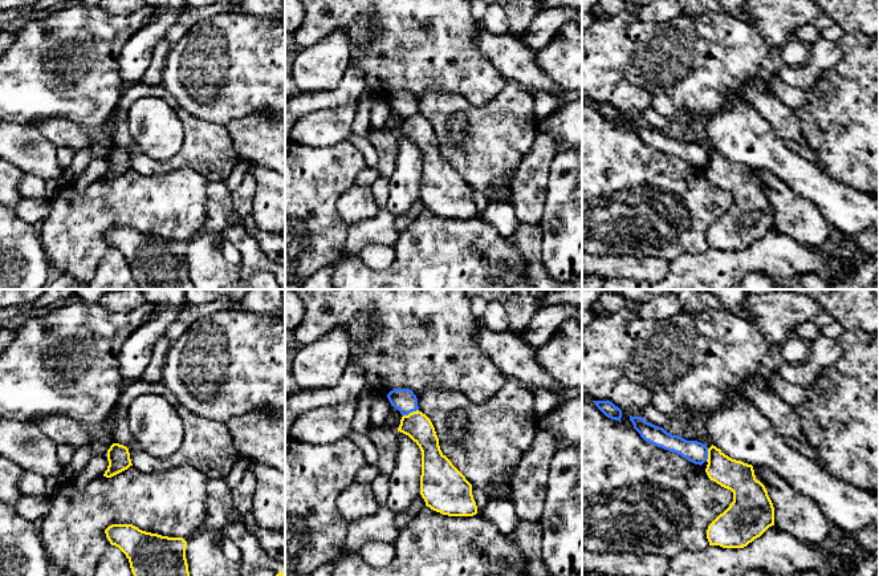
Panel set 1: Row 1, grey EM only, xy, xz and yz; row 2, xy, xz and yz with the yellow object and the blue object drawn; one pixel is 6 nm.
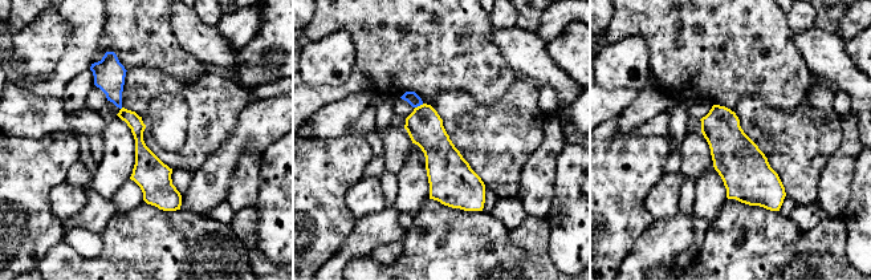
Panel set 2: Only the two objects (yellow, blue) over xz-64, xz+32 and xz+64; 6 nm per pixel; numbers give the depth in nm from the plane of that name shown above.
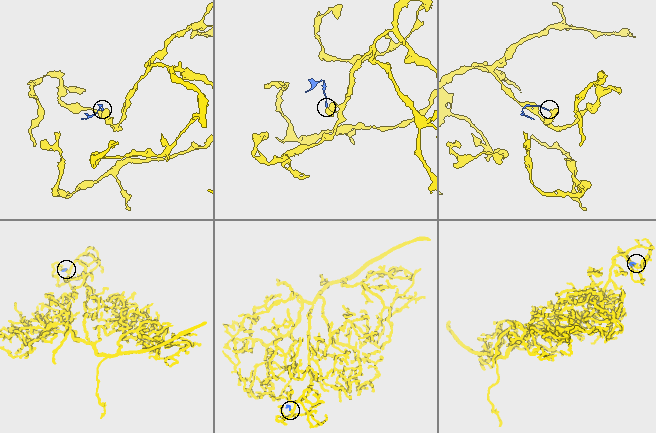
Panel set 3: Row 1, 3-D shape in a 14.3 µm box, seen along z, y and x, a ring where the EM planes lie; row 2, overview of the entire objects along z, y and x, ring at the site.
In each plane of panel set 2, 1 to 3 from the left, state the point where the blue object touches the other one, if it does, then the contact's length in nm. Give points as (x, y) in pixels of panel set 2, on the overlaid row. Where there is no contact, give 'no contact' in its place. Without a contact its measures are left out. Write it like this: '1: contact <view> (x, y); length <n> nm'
1: no contact
2: contact xz+32 (420, 105); length 60 nm
3: no contact

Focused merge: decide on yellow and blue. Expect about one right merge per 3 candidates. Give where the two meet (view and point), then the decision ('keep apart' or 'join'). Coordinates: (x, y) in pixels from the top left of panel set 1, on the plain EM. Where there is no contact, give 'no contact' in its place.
contact xz (410, 116); keep apart

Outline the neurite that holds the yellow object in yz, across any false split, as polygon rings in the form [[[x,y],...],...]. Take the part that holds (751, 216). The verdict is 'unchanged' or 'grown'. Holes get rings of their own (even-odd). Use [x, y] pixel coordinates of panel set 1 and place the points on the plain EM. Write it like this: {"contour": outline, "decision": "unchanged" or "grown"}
{"contour": [[[713,147],[708,151],[707,165],[705,175],[708,180],[733,195],[733,204],[729,210],[708,228],[707,242],[709,248],[744,251],[774,228],[773,206],[765,188],[756,182],[752,167],[729,161]]], "decision": "unchanged"}

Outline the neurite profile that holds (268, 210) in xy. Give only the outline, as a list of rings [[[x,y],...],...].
[[[252,165],[249,173],[256,182],[252,218],[268,232],[285,234],[285,175],[263,165]]]

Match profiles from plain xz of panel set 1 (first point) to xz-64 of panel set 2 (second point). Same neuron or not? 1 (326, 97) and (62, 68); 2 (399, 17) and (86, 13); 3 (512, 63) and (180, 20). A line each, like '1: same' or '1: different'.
1: same
2: different
3: same

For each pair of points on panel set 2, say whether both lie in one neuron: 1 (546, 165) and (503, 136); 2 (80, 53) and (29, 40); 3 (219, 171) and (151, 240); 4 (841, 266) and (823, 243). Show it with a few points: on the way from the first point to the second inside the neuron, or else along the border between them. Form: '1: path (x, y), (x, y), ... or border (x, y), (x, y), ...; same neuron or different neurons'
1: border (544, 125), (544, 138), (525, 162), (520, 183); different neurons
2: border (64, 19), (69, 25), (69, 37), (52, 73); different neurons
3: border (180, 209), (206, 215); different neurons
4: path (835, 260), (823, 248); same neuron

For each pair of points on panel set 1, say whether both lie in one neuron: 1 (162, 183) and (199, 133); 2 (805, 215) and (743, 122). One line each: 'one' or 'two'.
1: two
2: two

